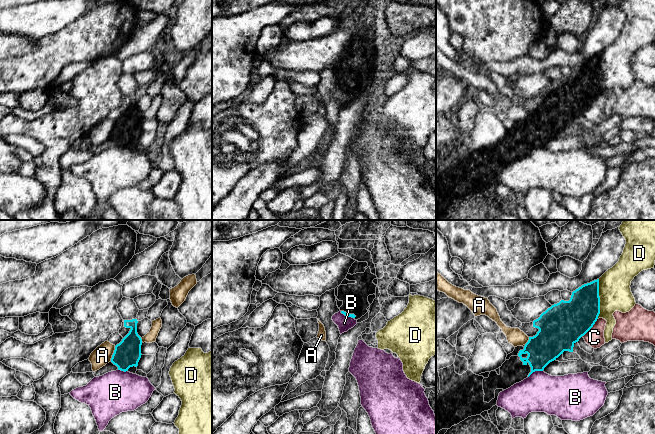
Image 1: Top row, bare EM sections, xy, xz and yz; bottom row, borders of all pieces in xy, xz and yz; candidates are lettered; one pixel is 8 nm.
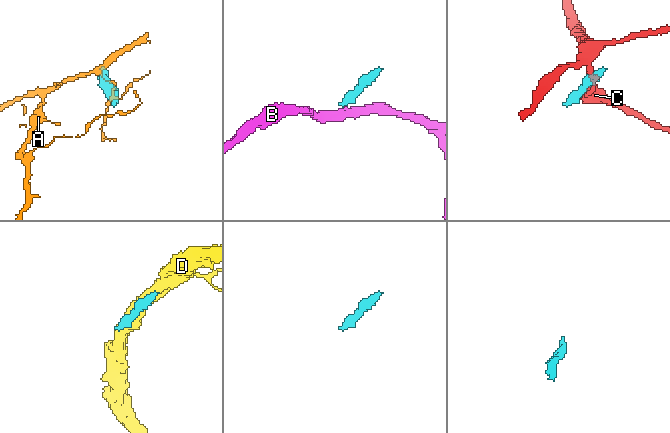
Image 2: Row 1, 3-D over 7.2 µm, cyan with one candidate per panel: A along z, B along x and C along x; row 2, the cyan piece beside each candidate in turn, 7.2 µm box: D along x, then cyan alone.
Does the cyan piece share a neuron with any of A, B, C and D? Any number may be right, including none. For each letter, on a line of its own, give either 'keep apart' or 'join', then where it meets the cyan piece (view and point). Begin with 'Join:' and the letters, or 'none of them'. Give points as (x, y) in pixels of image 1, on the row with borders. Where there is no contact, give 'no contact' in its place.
Join: none of them
A: keep apart | xy (113, 353)
B: keep apart | yz (535, 370)
C: keep apart | yz (592, 326)
D: keep apart | yz (599, 299)

